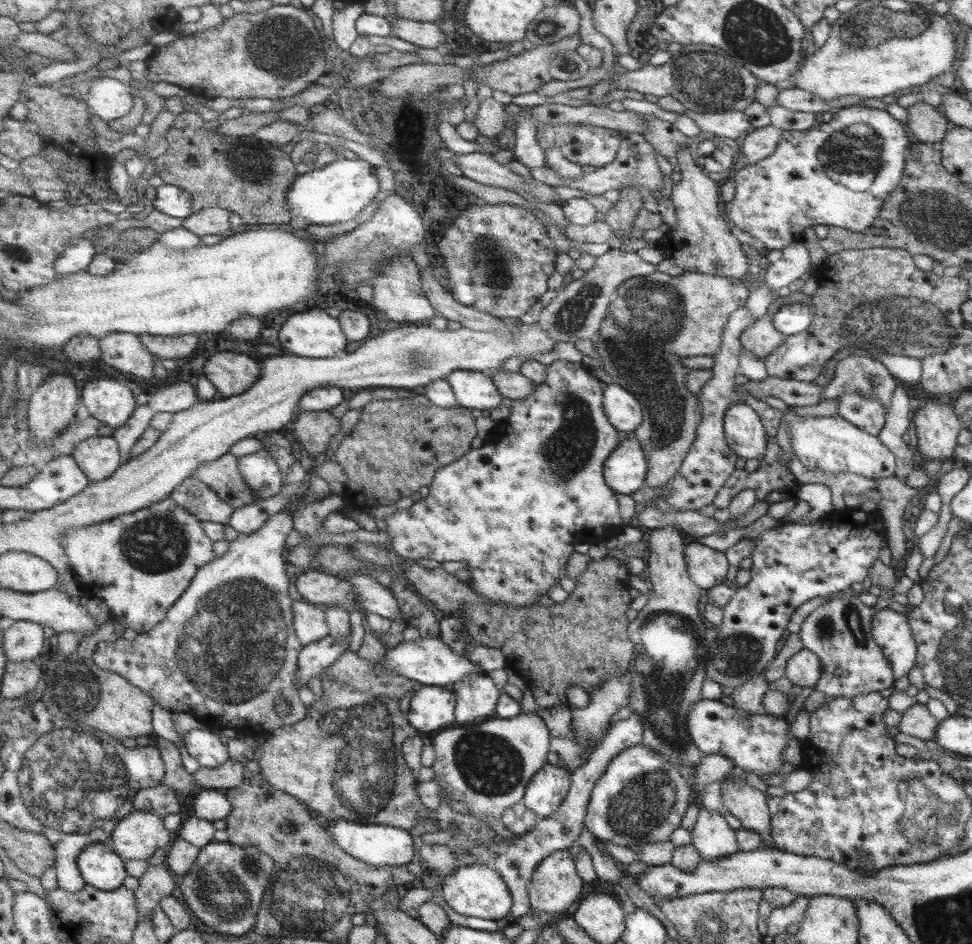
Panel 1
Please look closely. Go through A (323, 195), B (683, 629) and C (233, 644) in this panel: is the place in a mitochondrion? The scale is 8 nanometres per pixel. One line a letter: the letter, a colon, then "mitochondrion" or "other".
A: other
B: mitochondrion
C: mitochondrion

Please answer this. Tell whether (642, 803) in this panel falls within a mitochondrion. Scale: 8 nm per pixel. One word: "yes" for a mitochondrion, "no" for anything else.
yes

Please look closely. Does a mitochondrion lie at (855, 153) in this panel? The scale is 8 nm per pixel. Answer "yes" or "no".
yes

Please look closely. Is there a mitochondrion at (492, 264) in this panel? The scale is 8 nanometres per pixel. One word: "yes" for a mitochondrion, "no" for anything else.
yes

